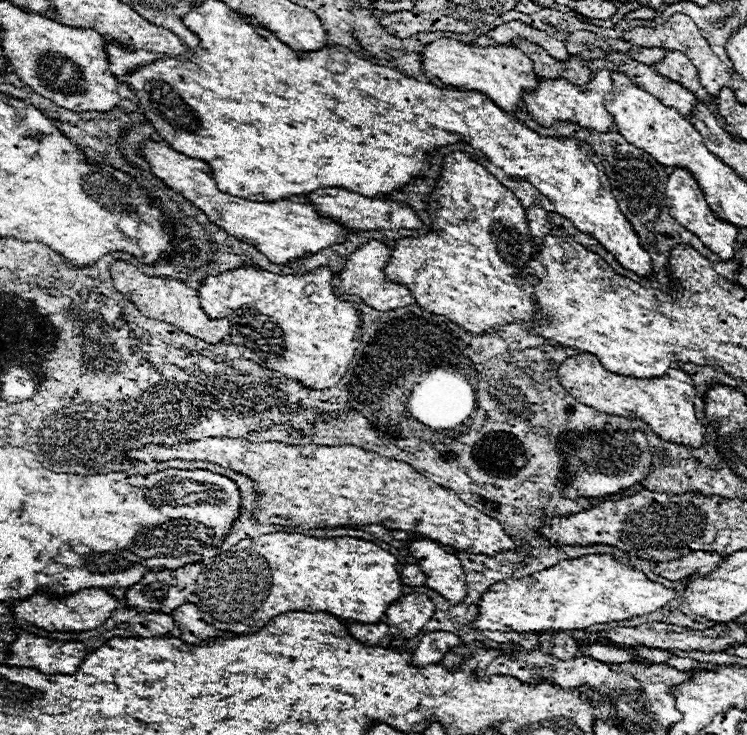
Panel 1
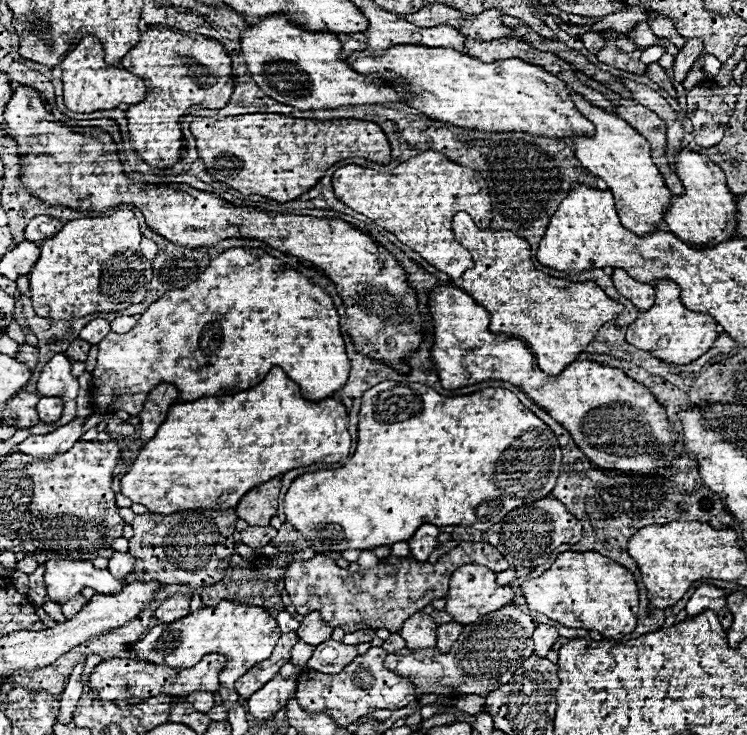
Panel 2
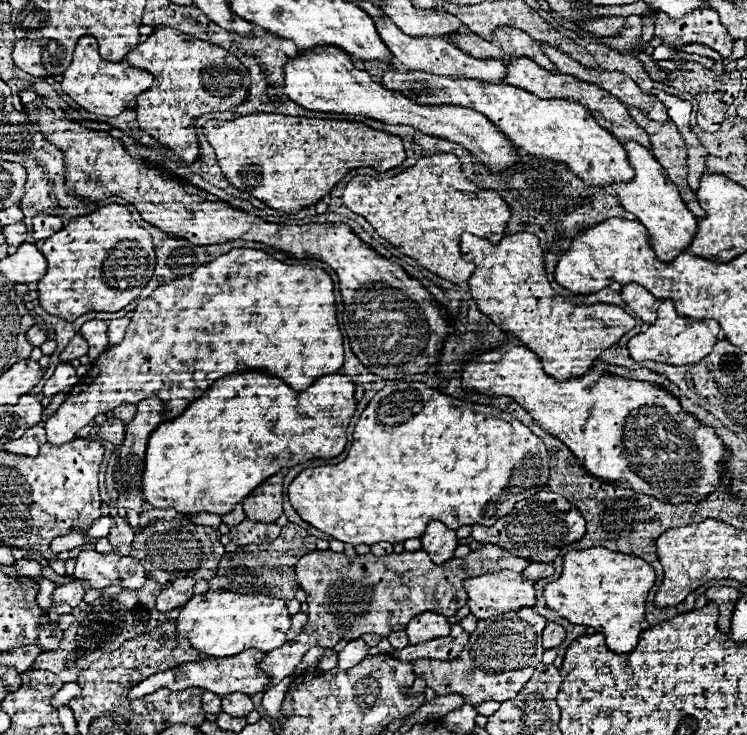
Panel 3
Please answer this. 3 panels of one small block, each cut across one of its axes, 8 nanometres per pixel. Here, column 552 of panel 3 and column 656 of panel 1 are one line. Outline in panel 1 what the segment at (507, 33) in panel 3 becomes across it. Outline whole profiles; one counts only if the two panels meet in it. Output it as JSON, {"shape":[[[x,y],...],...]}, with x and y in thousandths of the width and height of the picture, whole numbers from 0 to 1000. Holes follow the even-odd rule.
{"shape":[[[894,71],[892,79],[881,87],[876,87],[876,95],[884,101],[884,103],[892,103],[892,109],[902,109],[908,114],[913,114],[918,122],[929,125],[929,131],[934,136],[940,136],[950,152],[956,152],[959,163],[972,171],[972,163],[969,158],[961,152],[961,144],[956,139],[956,133],[945,125],[945,120],[937,114],[934,109],[934,101],[932,101],[932,93],[926,90],[926,84],[913,73],[913,71]]]}

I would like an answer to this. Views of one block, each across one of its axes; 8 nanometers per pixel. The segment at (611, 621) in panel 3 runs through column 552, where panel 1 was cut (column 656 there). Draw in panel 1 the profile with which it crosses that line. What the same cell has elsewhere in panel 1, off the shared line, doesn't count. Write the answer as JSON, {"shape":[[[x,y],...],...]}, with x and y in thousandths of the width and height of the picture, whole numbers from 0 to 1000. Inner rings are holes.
{"shape":[[[790,754],[752,762],[739,773],[696,789],[680,786],[664,792],[645,811],[643,835],[640,844],[632,846],[632,854],[667,860],[782,857],[793,849],[865,838],[894,822],[900,814],[905,814],[905,808],[905,803],[867,789],[862,778],[846,767],[833,767],[819,754]]]}

